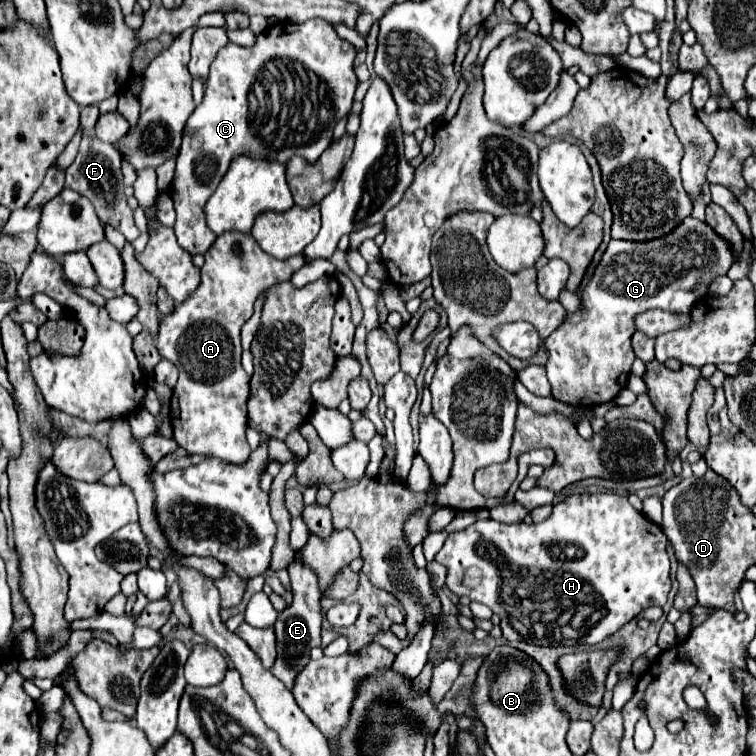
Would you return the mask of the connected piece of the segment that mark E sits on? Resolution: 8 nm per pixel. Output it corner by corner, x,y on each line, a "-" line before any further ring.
292,563
288,567
292,581
292,605
278,613
274,623
276,633
276,661
272,665
272,675
278,677
286,687
292,687
298,671
302,671
310,661
310,651
320,647
320,627
322,627
322,611
320,611
320,589
316,587
316,575
308,571
302,563

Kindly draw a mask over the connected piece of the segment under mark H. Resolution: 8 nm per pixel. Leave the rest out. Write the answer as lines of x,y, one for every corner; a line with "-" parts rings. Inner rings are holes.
574,493
568,499
564,499
562,503
554,505
550,517
542,523
498,523
498,521
476,521
470,527
462,529
462,531
454,531
448,535
444,547
440,549
440,553
436,555
436,561
442,563
446,567
446,587
458,595
458,597
470,597
472,601
484,603
488,605
496,615
500,615
502,623
502,635
508,641
526,641
532,645
544,645
544,647
574,647
574,645
598,645
602,639
606,639
608,635
612,635
614,631
618,631
624,623
628,623
634,615
638,615
642,609
646,607
664,607
672,581
670,581
670,557
666,551
668,539
662,533
660,525
650,523
640,511
636,511
626,497
616,495
616,493

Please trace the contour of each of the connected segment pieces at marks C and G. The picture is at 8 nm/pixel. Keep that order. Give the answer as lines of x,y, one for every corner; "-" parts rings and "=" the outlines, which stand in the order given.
308,19
306,23
276,23
258,35
258,43
254,47
240,47
234,43
222,47
210,65
204,97
184,127
182,147
172,179
172,201
176,209
174,233
182,249
196,255
206,253
214,243
216,235
208,229
202,209
208,197
216,191
220,179
226,175
234,157
248,155
252,159
288,163
294,155
298,155
308,163
318,161
332,141
336,121
350,113
354,89
358,85
352,67
354,57
356,47
340,39
334,27
324,23
324,19
=
692,215
660,239
612,239
592,281
582,291
582,309
568,315
562,327
544,341
552,397
568,405
588,408
612,401
626,387
632,361
636,359
632,349
632,335
636,333
634,317
656,307
690,313
700,299
696,295
698,285
712,285
714,277
726,275
732,263
732,245

